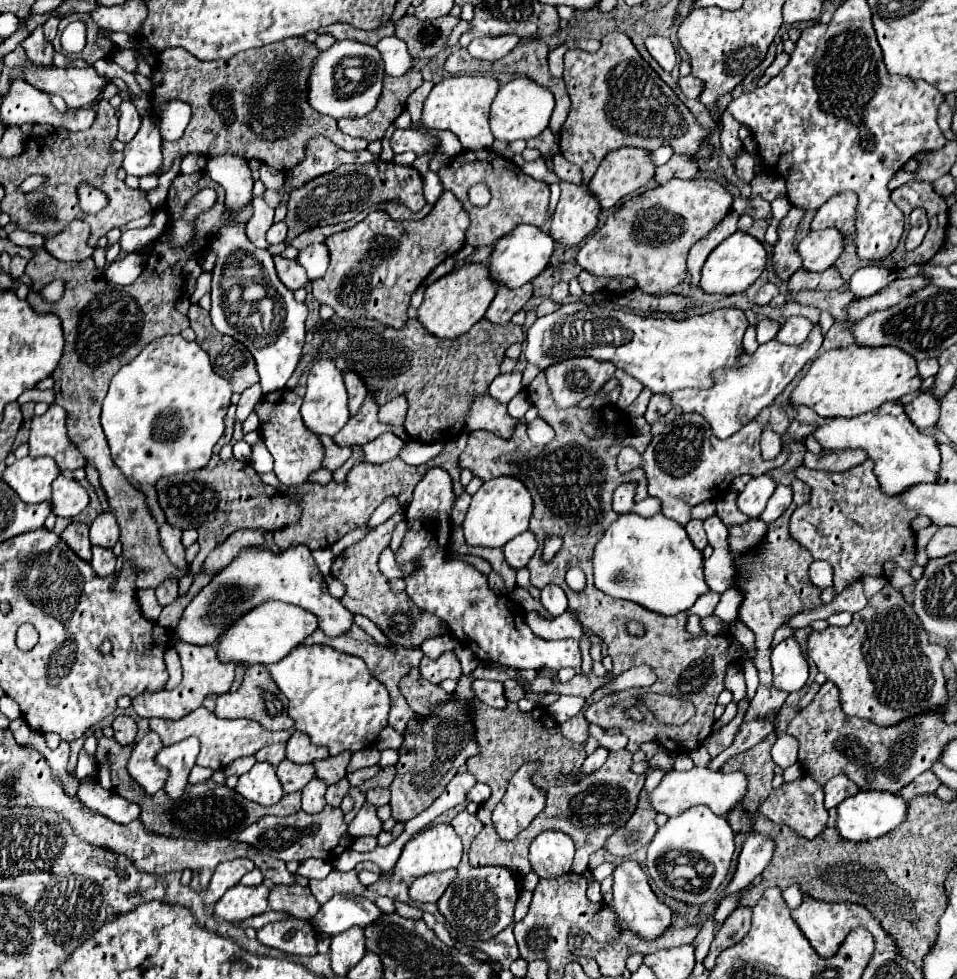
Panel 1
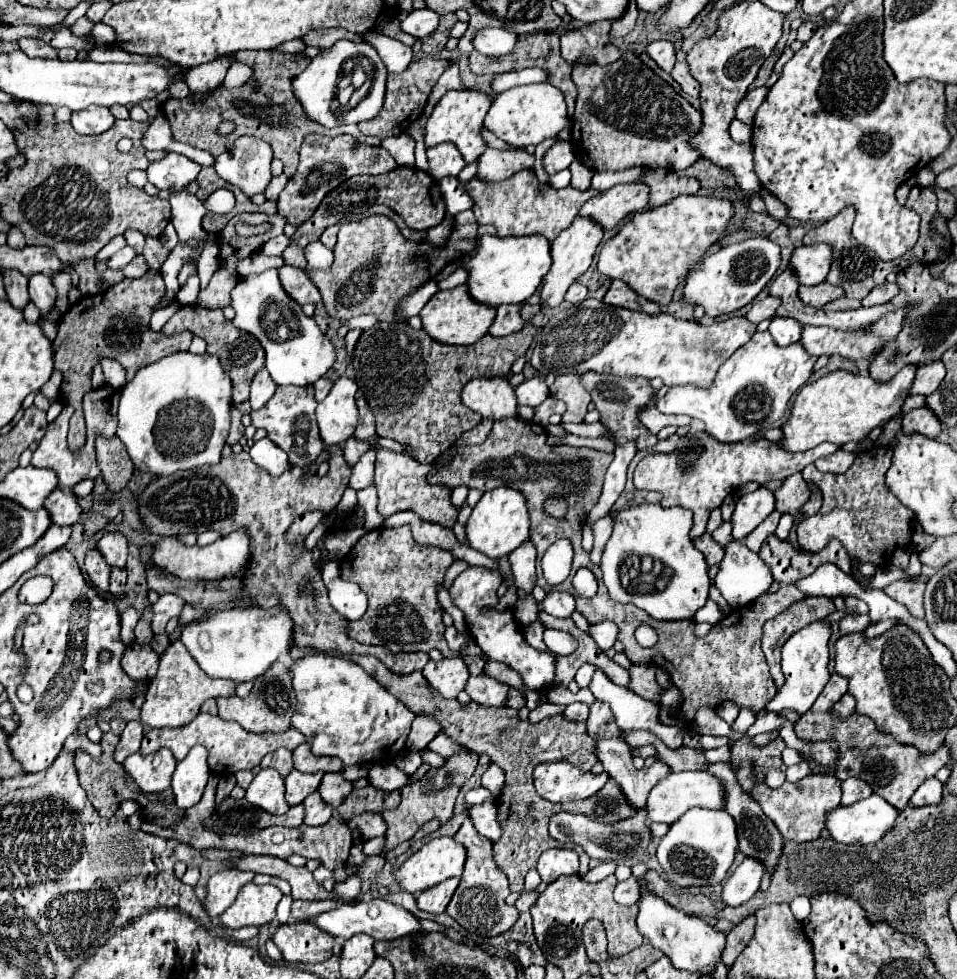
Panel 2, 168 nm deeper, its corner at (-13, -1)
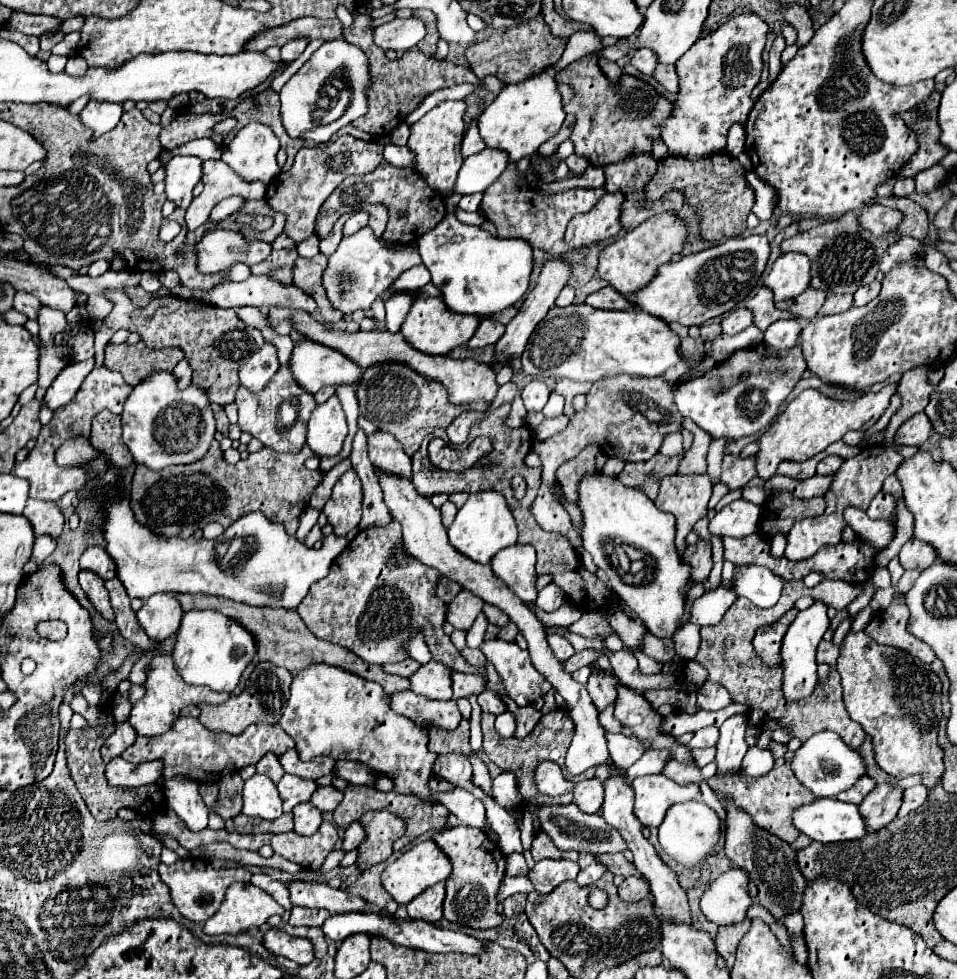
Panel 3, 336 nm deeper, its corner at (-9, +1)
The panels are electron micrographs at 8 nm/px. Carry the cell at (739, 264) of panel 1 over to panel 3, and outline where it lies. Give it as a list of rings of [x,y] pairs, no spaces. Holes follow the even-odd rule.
[[[765,235],[727,239],[711,249],[663,265],[663,269],[657,271],[657,277],[635,295],[635,305],[667,323],[679,321],[687,327],[703,325],[705,321],[735,309],[751,293],[769,261],[769,253],[771,249]]]

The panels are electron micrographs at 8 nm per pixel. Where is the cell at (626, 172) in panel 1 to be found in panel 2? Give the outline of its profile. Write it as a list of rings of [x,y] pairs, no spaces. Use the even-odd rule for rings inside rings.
[[[621,183],[585,201],[577,217],[587,217],[593,219],[603,229],[613,229],[625,217],[643,211],[647,207],[647,199],[649,199],[647,185]]]

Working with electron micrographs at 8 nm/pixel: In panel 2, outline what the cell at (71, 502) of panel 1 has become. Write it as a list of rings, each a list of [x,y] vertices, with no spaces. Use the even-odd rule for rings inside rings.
[[[55,489],[43,503],[43,509],[49,511],[53,525],[73,525],[81,517],[81,507],[77,497],[71,491]]]

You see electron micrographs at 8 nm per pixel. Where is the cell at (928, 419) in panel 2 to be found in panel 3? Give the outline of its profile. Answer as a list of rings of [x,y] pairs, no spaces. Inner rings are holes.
[[[917,413],[899,427],[899,431],[895,435],[895,443],[897,445],[917,445],[919,447],[931,437],[931,431],[933,431],[933,425],[927,419],[927,415]]]

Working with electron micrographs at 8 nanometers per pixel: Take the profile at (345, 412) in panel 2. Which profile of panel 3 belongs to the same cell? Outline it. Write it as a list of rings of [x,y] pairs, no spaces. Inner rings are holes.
[[[337,395],[329,397],[325,403],[317,405],[309,419],[307,445],[315,455],[337,455],[347,437],[347,419]]]

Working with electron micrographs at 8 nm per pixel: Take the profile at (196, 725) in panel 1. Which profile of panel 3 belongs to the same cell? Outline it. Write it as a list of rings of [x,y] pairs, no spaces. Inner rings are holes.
[[[179,717],[173,727],[157,737],[137,737],[137,741],[121,753],[123,759],[131,763],[145,763],[153,759],[163,759],[163,775],[191,775],[201,783],[219,781],[221,777],[239,771],[247,765],[255,765],[267,751],[277,755],[295,747],[293,737],[289,737],[279,725],[253,723],[241,735],[231,735],[225,731],[209,731],[197,717]]]

